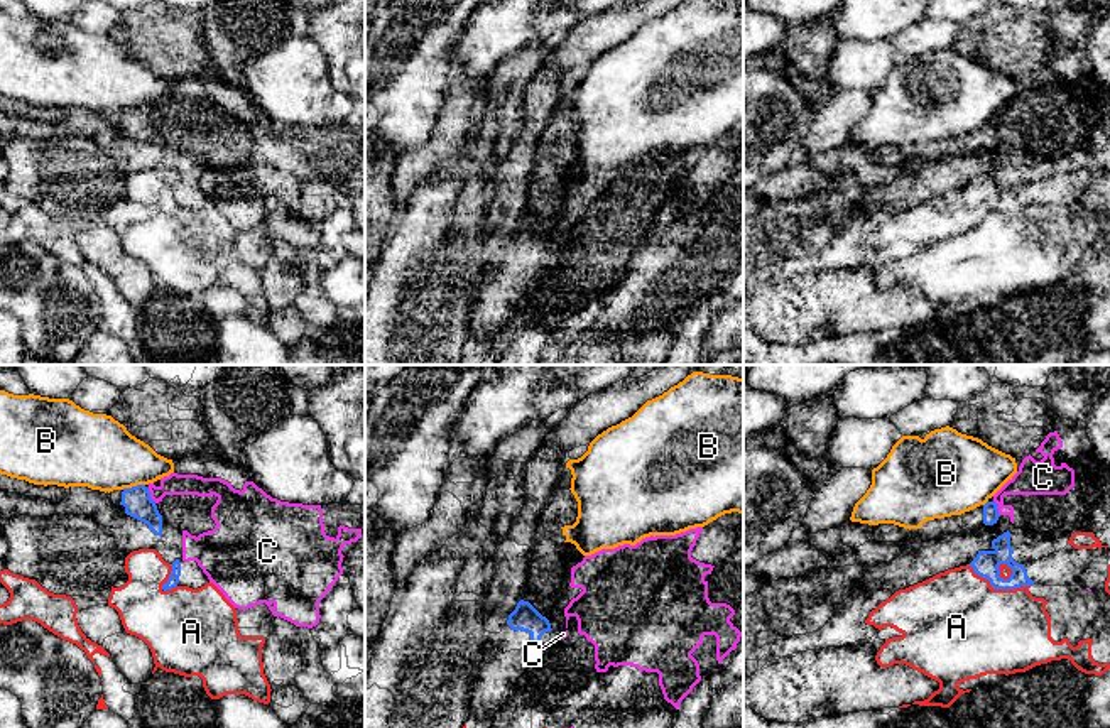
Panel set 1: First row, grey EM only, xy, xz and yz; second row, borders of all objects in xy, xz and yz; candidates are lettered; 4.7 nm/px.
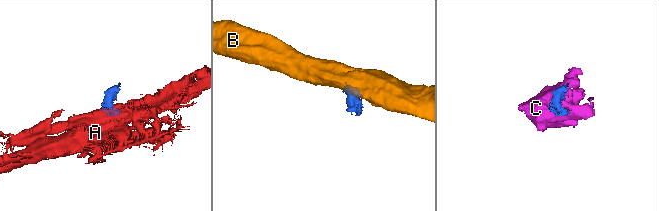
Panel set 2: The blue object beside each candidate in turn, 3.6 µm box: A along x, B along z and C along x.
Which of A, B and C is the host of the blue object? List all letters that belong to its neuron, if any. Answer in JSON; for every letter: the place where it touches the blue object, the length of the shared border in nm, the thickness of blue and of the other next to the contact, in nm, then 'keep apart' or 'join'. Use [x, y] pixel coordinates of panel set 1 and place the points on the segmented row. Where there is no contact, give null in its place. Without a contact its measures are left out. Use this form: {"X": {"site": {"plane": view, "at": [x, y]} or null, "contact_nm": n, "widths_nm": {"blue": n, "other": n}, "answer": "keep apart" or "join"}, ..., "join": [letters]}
{"A": {"site": {"plane": "yz", "at": [997, 588]}, "contact_nm": 320, "widths_nm": {"blue": 120, "other": 480}, "answer": "keep apart"}, "B": {"site": {"plane": "xy", "at": [132, 487]}, "contact_nm": 110, "widths_nm": {"blue": 140, "other": 340}, "answer": "keep apart"}, "C": {"site": {"plane": "xy", "at": [149, 495]}, "contact_nm": 80, "widths_nm": {"blue": 140, "other": 100}, "answer": "keep apart"}, "join": []}

